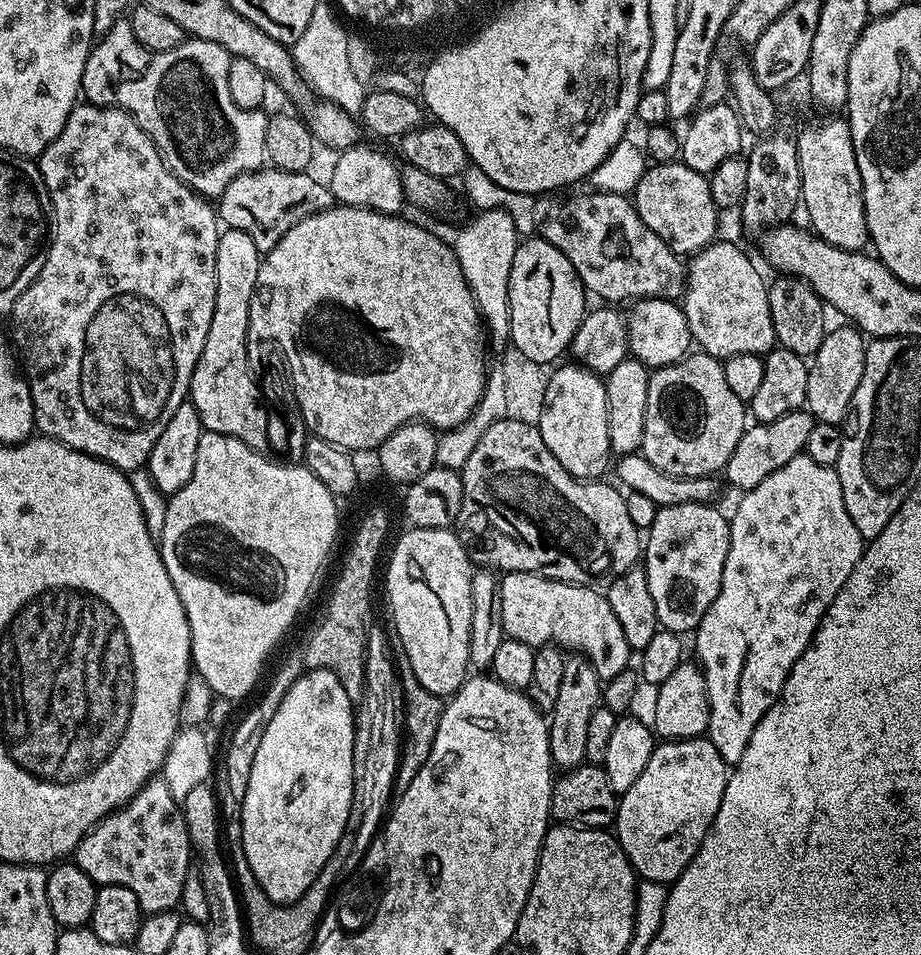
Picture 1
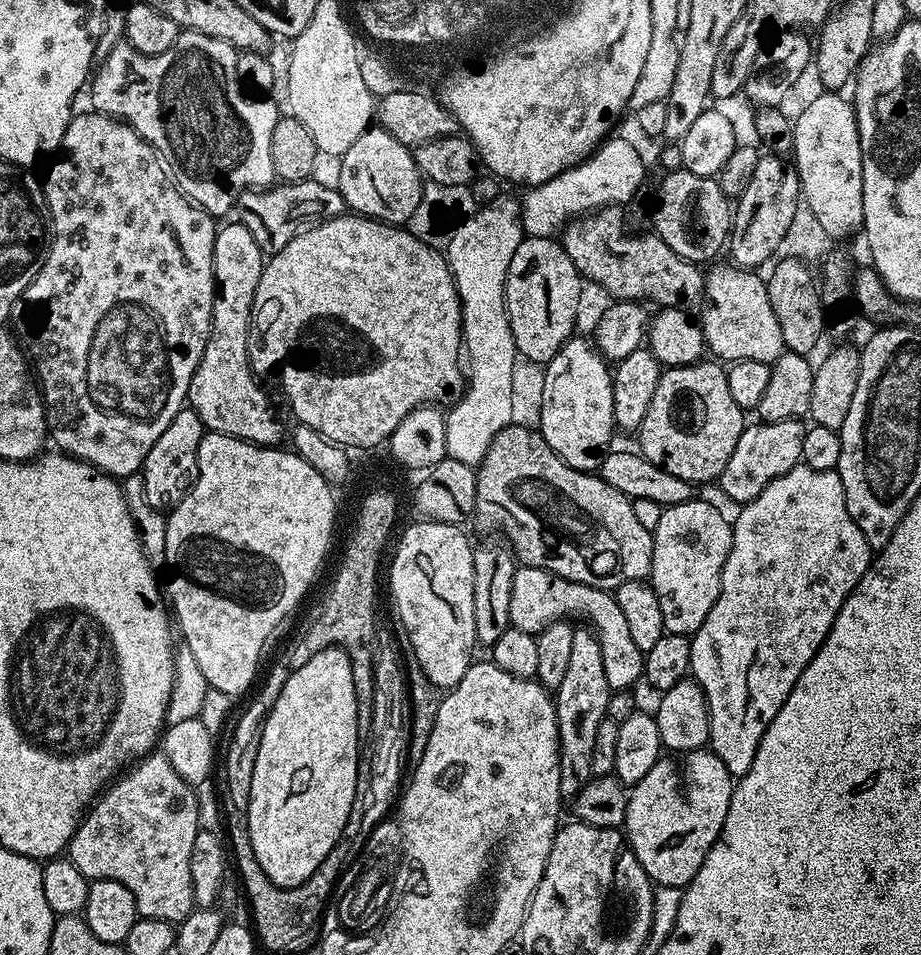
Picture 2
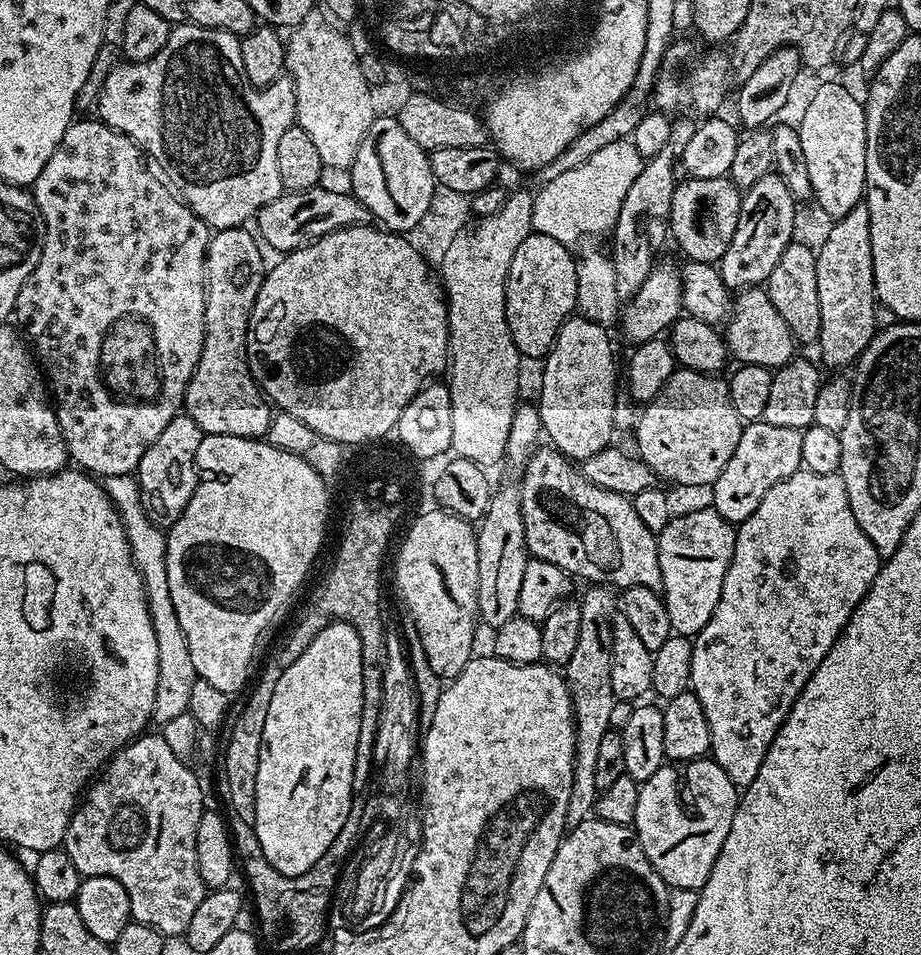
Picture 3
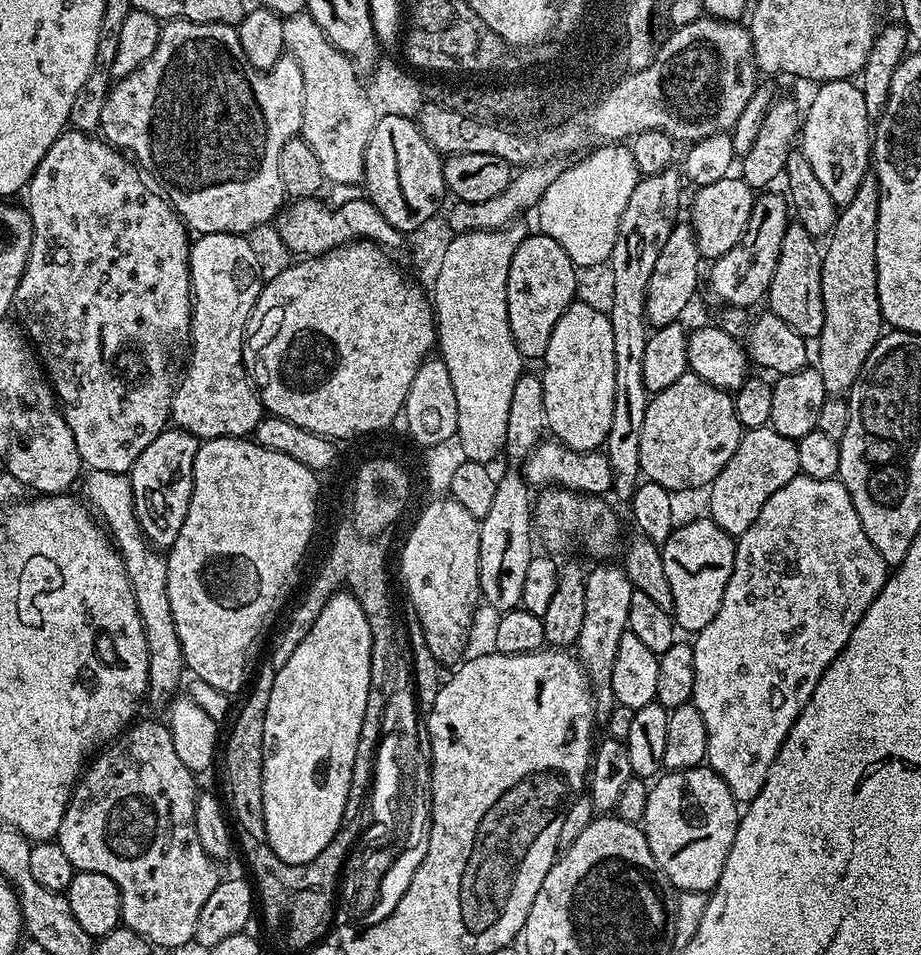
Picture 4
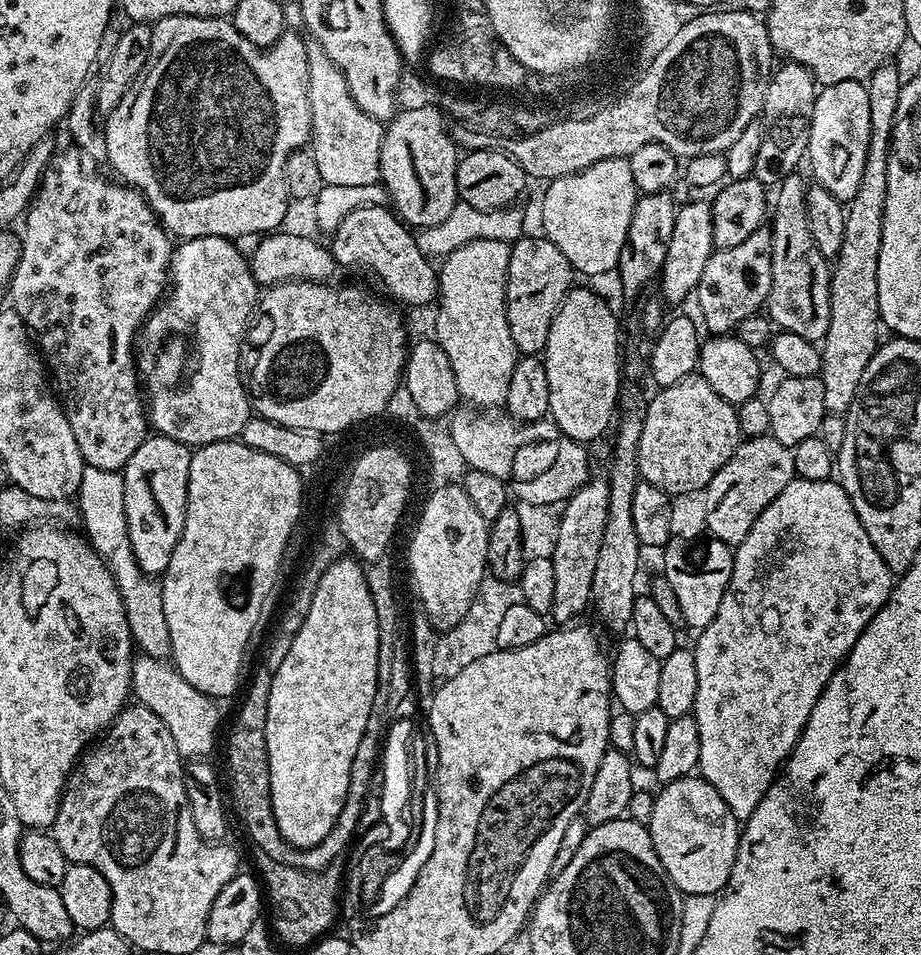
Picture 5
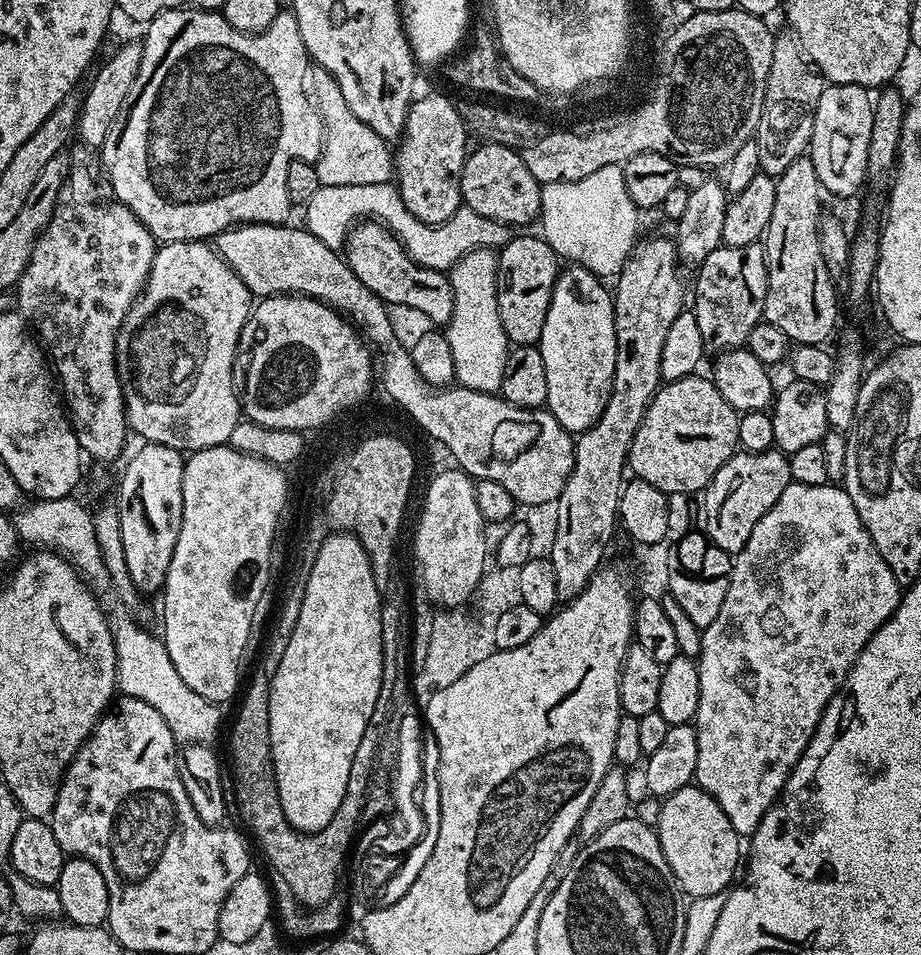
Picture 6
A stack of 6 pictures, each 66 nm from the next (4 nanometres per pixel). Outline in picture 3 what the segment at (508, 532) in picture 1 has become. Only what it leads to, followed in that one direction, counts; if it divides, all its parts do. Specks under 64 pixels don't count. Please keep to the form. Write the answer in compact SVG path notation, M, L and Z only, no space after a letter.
M551 446L537 447L536 455L524 467L519 486L526 546L535 559L554 562L554 566L569 576L577 581L586 580L589 585L607 585L616 590L646 586L655 592L661 591L662 566L658 566L657 533L646 530L629 497L590 482L573 461Z

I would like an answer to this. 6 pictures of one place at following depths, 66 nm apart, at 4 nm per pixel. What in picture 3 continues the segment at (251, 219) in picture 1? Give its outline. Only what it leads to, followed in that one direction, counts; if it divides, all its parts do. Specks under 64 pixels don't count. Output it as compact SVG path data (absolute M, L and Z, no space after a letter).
M317 186L301 192L284 192L278 198L274 198L274 202L262 206L254 217L254 224L260 227L259 239L265 245L268 243L276 254L287 254L294 251L295 248L301 248L303 244L308 244L311 240L317 240L319 236L325 236L350 224L365 223L369 219L366 206L362 206L362 202L358 202L358 198L352 195L351 191L335 192L332 188L324 187Z

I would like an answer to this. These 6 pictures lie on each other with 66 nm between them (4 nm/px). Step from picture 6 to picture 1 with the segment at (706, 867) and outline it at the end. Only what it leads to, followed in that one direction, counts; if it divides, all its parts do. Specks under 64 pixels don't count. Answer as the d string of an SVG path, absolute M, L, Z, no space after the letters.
M694 736L690 740L664 740L663 742L657 743L656 749L650 754L650 762L646 762L646 770L642 770L642 774L638 774L638 782L634 782L634 786L630 786L630 790L626 790L619 797L620 805L616 811L614 835L619 840L622 850L626 854L626 858L630 861L633 868L636 869L637 877L653 880L665 886L679 881L682 870L686 870L688 863L696 859L698 850L703 846L704 840L712 831L712 823L716 815L720 813L722 798L728 790L729 771L729 764L724 761L722 754L718 754L714 742L704 736Z

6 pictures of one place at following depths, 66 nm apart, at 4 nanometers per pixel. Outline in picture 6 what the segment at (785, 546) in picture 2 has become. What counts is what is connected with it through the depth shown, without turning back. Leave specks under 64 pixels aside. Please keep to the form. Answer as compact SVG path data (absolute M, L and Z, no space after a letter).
M829 482L822 486L806 486L805 484L790 483L786 486L786 490L782 490L782 494L778 497L778 502L774 502L774 506L770 510L766 510L766 514L762 514L762 518L758 522L758 526L754 526L754 530L750 530L750 542L746 542L746 546L740 552L735 553L734 563L732 566L732 577L730 578L730 590L726 590L726 599L722 602L722 610L718 610L718 618L714 618L714 622L710 622L710 626L703 628L704 637L702 638L702 650L698 657L700 673L698 674L698 714L694 721L696 737L698 738L698 766L694 777L695 783L699 787L706 789L711 796L718 802L718 806L722 806L722 810L726 814L726 818L730 818L730 826L734 826L734 830L742 838L751 837L752 831L759 828L762 818L770 810L770 806L776 802L778 797L784 791L784 784L788 781L792 774L792 767L800 763L800 755L808 749L808 744L815 737L818 722L824 716L826 706L834 698L834 694L840 690L848 678L848 672L856 666L858 654L864 652L864 647L872 639L872 635L887 622L888 619L896 612L896 607L902 602L902 586L894 578L894 574L890 570L890 566L882 558L882 554L878 554L878 550L874 546L874 542L870 538L870 534L866 530L866 526L862 526L862 518L858 518L858 510L854 510L854 502L850 502L850 494L844 491L843 487L837 486L835 483Z

